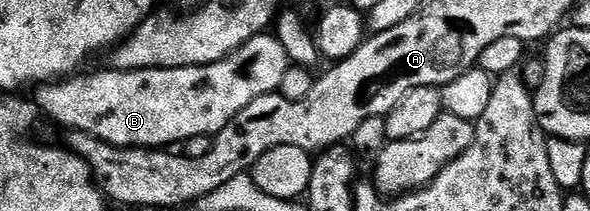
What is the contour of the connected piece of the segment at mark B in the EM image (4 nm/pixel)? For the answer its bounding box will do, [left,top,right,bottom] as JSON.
[35,32,291,148]

